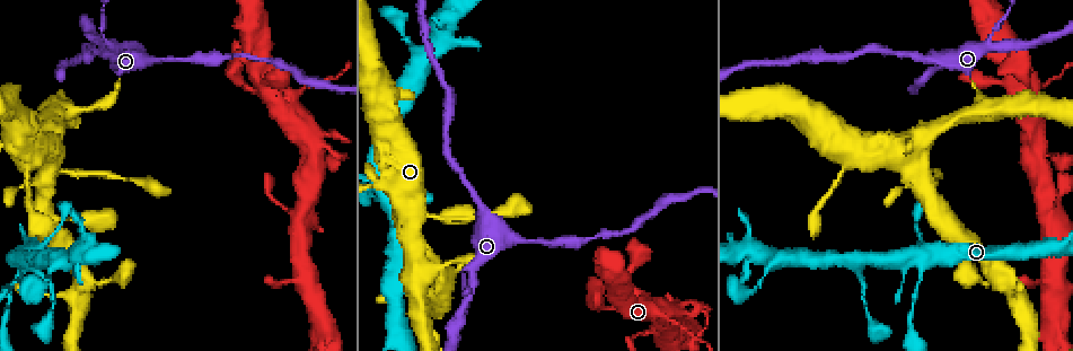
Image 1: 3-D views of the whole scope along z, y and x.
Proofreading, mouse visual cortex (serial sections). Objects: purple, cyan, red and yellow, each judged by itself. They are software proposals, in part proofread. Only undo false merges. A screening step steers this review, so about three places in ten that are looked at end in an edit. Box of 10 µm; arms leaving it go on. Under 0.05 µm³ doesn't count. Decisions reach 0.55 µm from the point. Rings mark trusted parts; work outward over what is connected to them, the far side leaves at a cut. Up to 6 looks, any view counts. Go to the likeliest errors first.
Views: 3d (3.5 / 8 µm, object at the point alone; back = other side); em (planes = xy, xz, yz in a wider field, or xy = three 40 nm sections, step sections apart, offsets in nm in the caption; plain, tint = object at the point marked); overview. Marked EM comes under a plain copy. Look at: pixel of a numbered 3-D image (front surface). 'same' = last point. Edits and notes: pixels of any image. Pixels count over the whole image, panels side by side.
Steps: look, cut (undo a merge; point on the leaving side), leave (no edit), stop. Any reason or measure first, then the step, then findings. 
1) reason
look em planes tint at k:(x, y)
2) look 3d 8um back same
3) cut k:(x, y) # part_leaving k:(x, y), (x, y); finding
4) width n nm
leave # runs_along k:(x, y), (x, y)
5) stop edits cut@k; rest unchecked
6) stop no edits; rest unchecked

calibre changes
look 3d 3.5um back at 1:(104, 40)

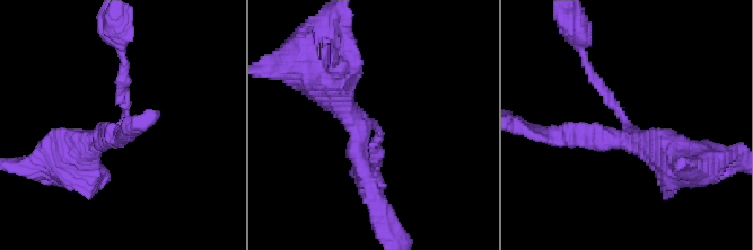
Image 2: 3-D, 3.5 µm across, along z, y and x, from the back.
arms 3; arm_widths 150, 250, 400 nm
look em planes tint at 2:(375, 129)

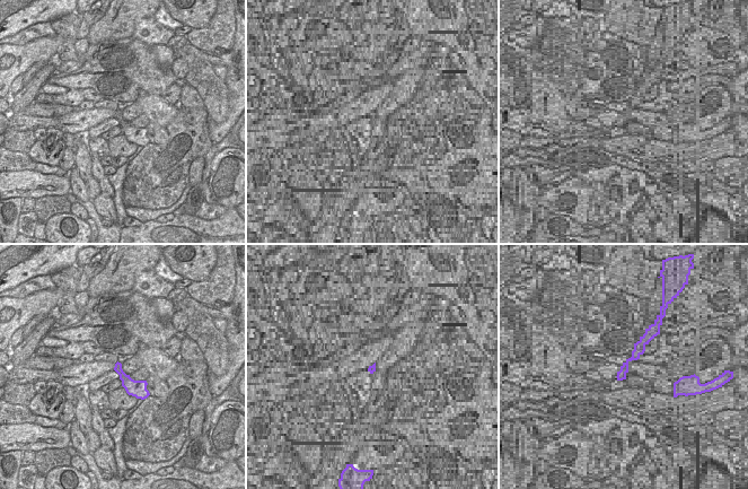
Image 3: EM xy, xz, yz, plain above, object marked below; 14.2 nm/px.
look em xy step 1 tint same

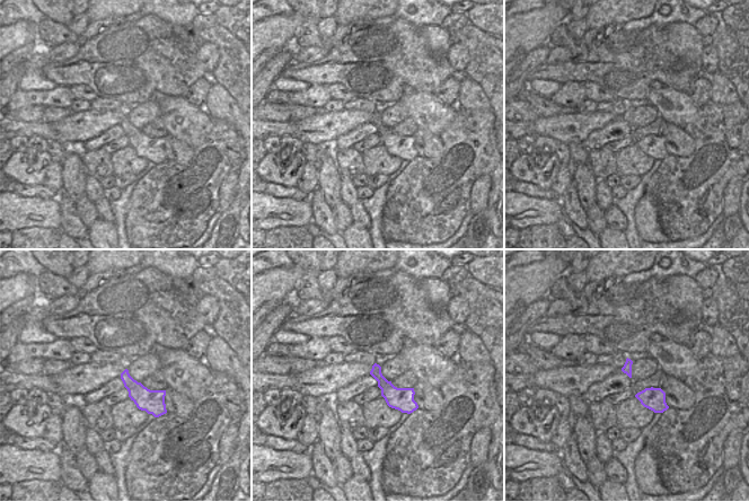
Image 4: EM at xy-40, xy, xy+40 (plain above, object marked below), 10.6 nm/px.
leave # runs_along 2:(670, 159), (627, 139), (586, 59); continuous, no second cell

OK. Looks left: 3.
sudden change in width
look 3d 8um at 1:(38, 183)

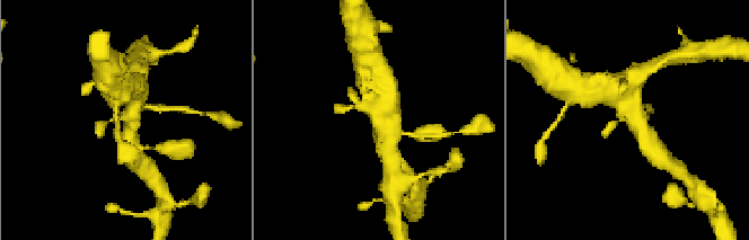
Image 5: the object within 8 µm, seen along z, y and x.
closer look
look 3d 3.5um same

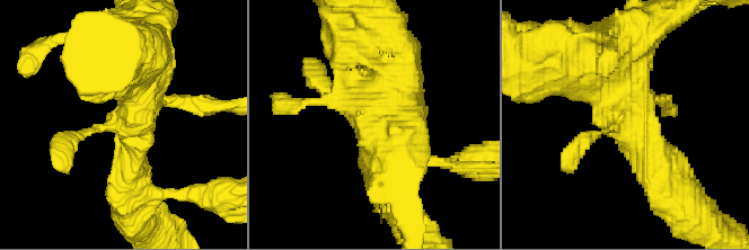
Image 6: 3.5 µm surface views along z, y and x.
shape alone is not enough
look em xy step 2 tint at 6:(124, 124)

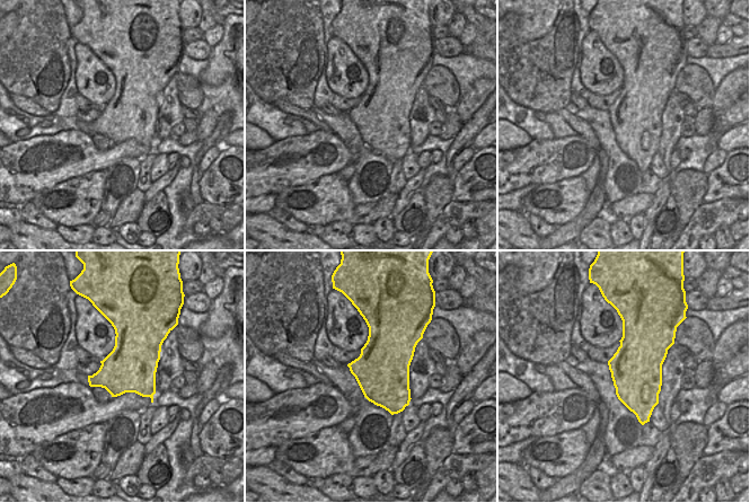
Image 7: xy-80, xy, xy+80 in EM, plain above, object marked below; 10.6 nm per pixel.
leave # runs_along 6:(135, 62), (135, 110), (63, 145); all the same cell

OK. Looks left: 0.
stop no edits; rest unchecked

